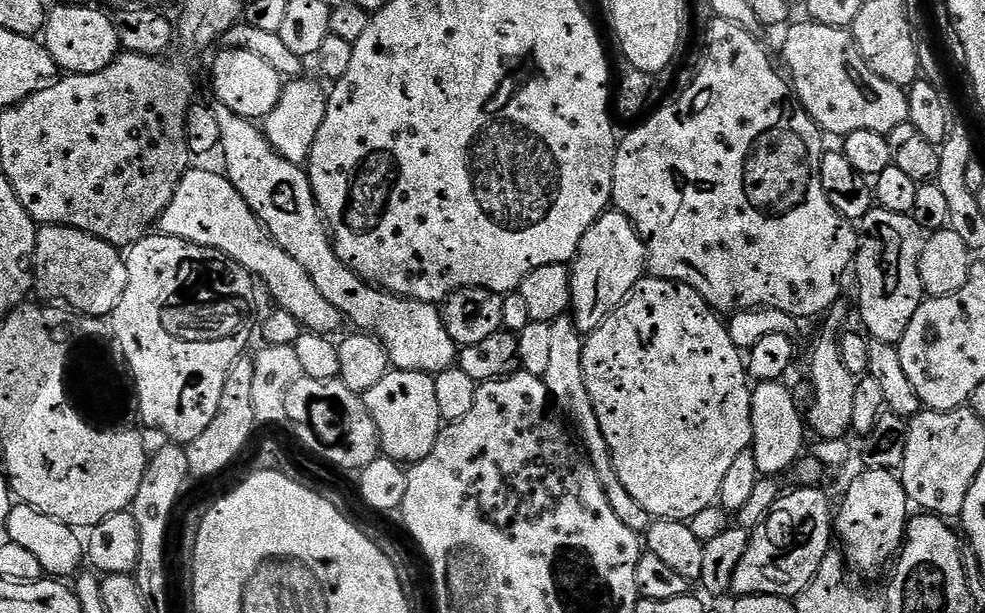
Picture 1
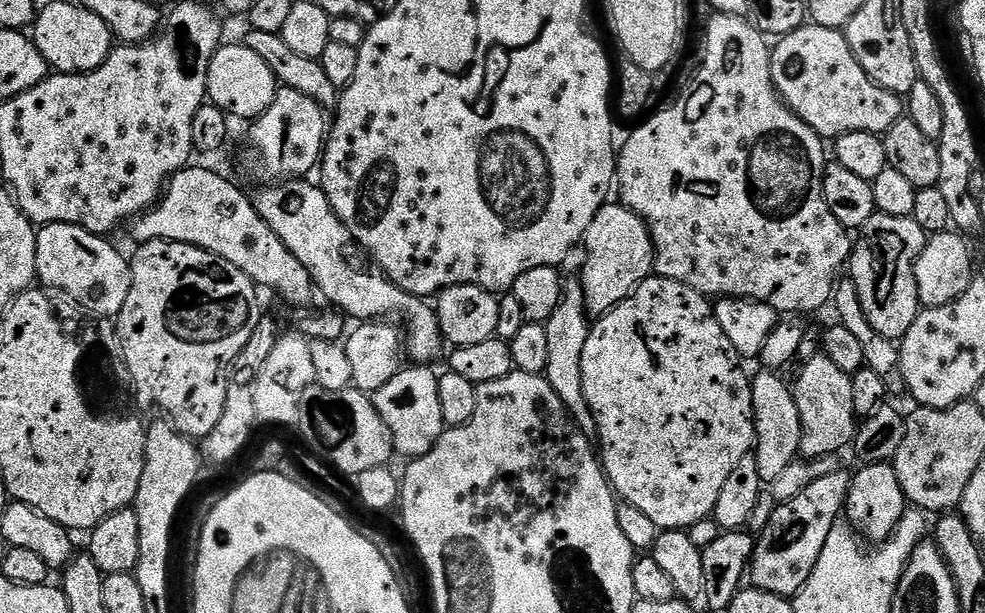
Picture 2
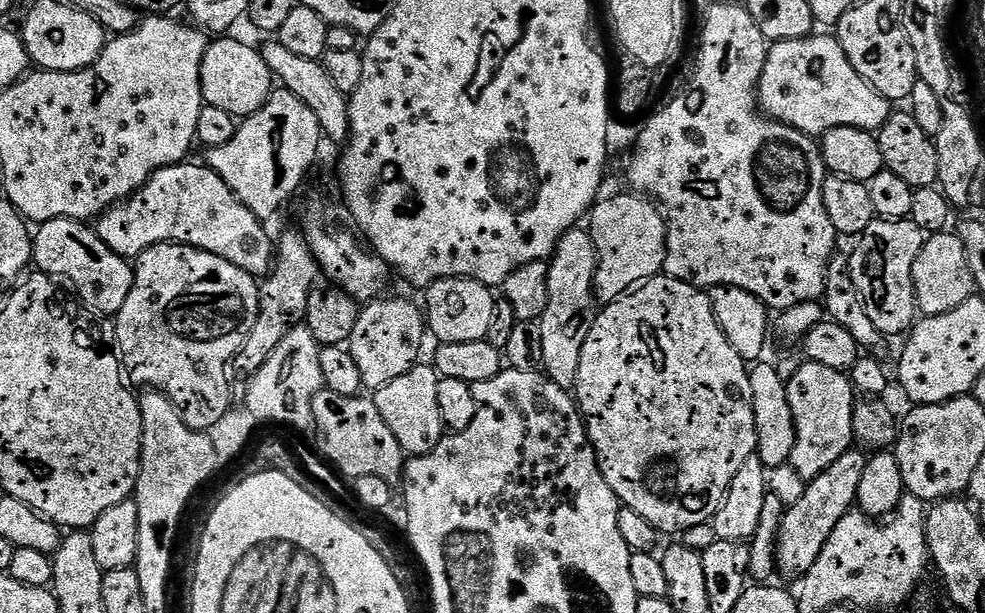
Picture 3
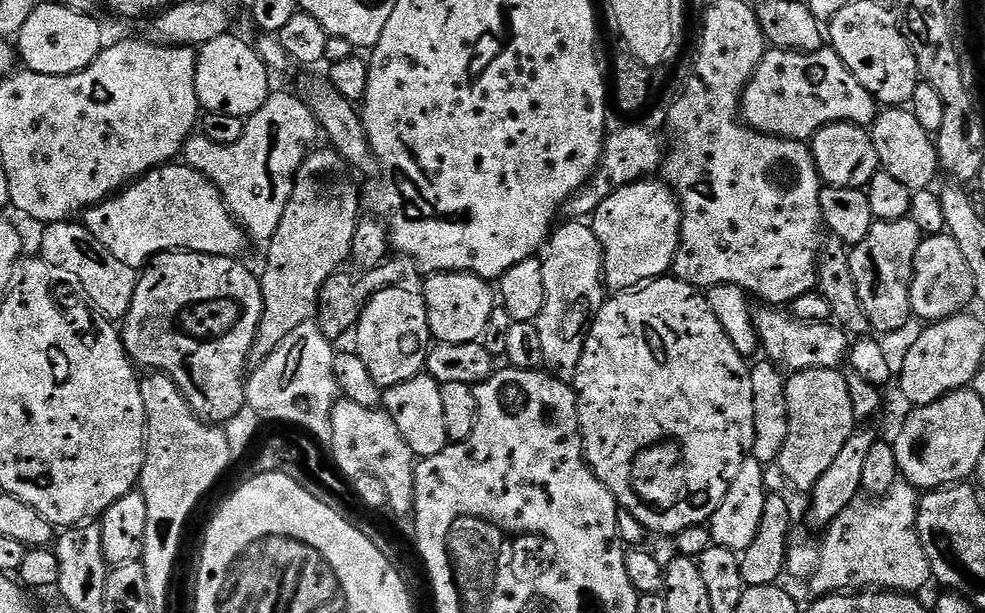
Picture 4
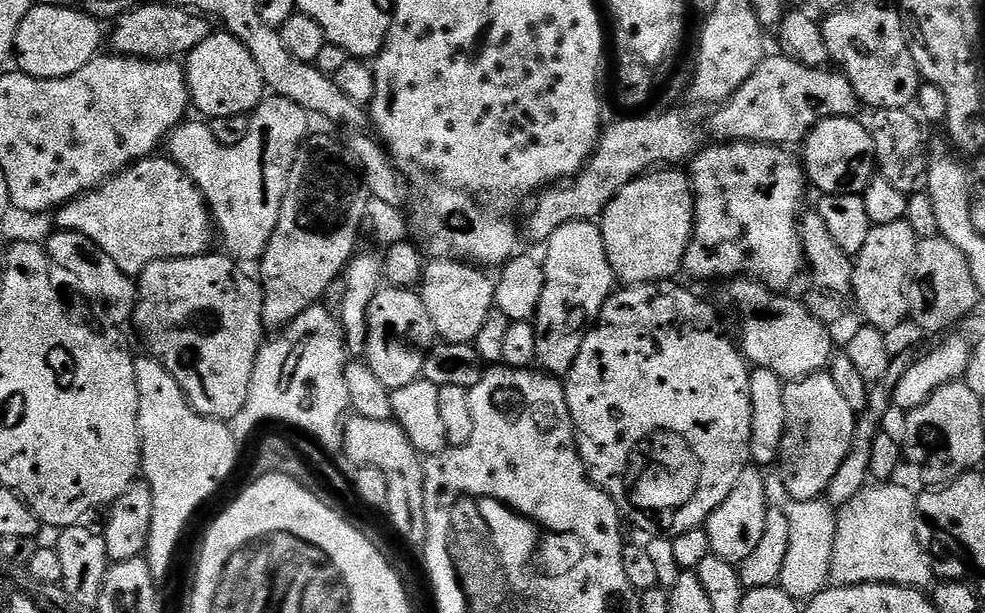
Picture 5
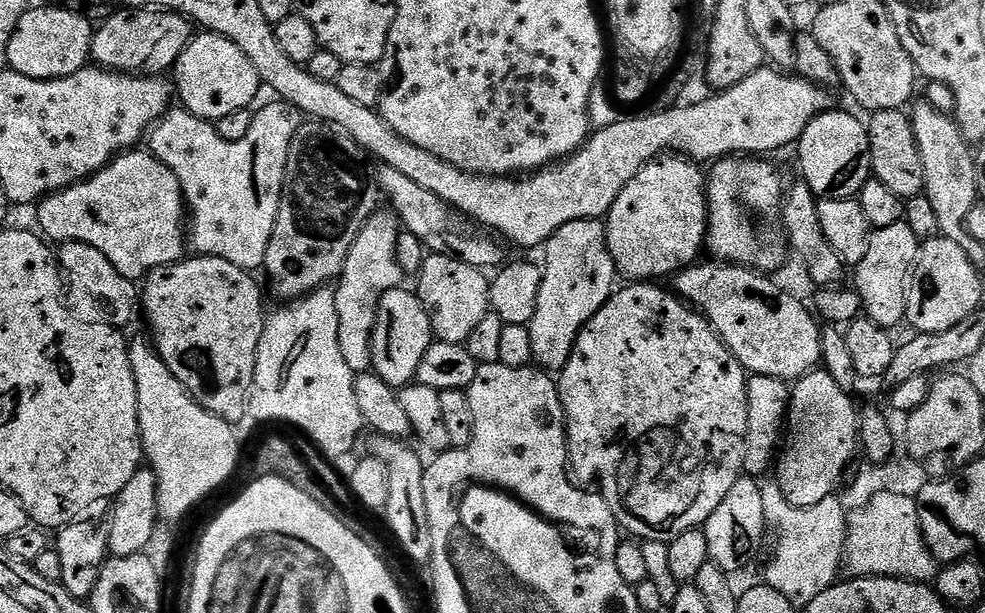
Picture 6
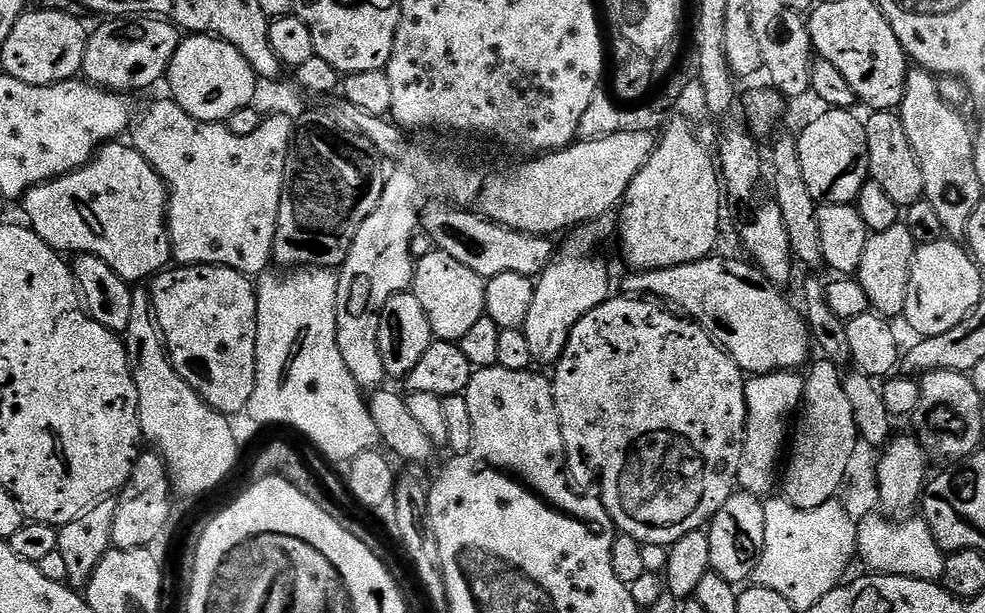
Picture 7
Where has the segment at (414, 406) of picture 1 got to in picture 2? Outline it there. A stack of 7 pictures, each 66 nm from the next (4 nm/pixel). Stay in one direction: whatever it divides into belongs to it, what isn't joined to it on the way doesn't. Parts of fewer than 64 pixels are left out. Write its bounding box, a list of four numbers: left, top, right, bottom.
[374,366,446,458]

